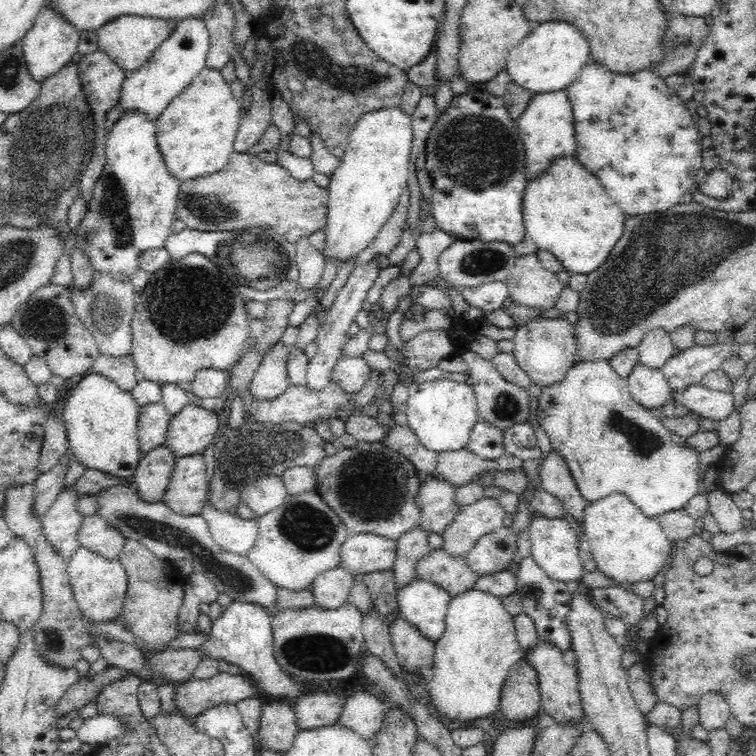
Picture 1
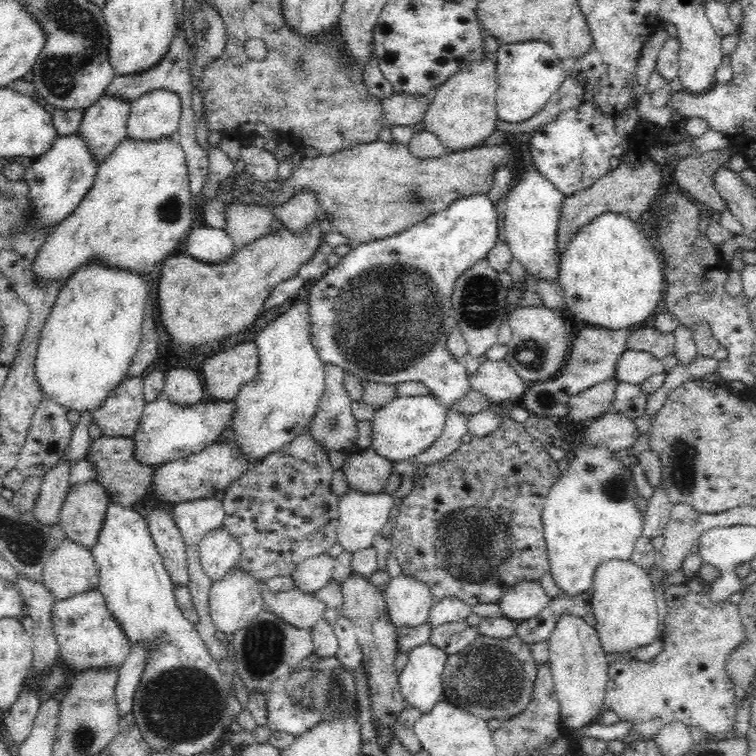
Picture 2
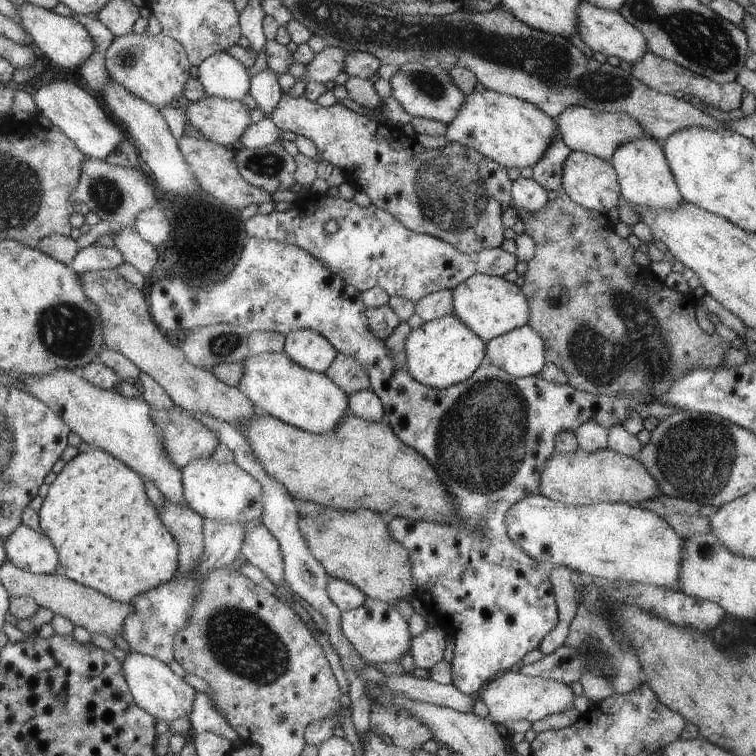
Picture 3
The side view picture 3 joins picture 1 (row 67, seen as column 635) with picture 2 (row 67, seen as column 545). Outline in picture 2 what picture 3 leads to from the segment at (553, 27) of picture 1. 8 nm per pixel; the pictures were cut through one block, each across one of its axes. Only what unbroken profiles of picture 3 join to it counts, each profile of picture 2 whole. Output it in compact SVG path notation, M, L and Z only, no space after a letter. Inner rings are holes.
M543 40L500 44L494 53L498 88L496 90L496 112L500 120L516 123L532 118L558 90L567 71L562 68L563 60L554 47Z

